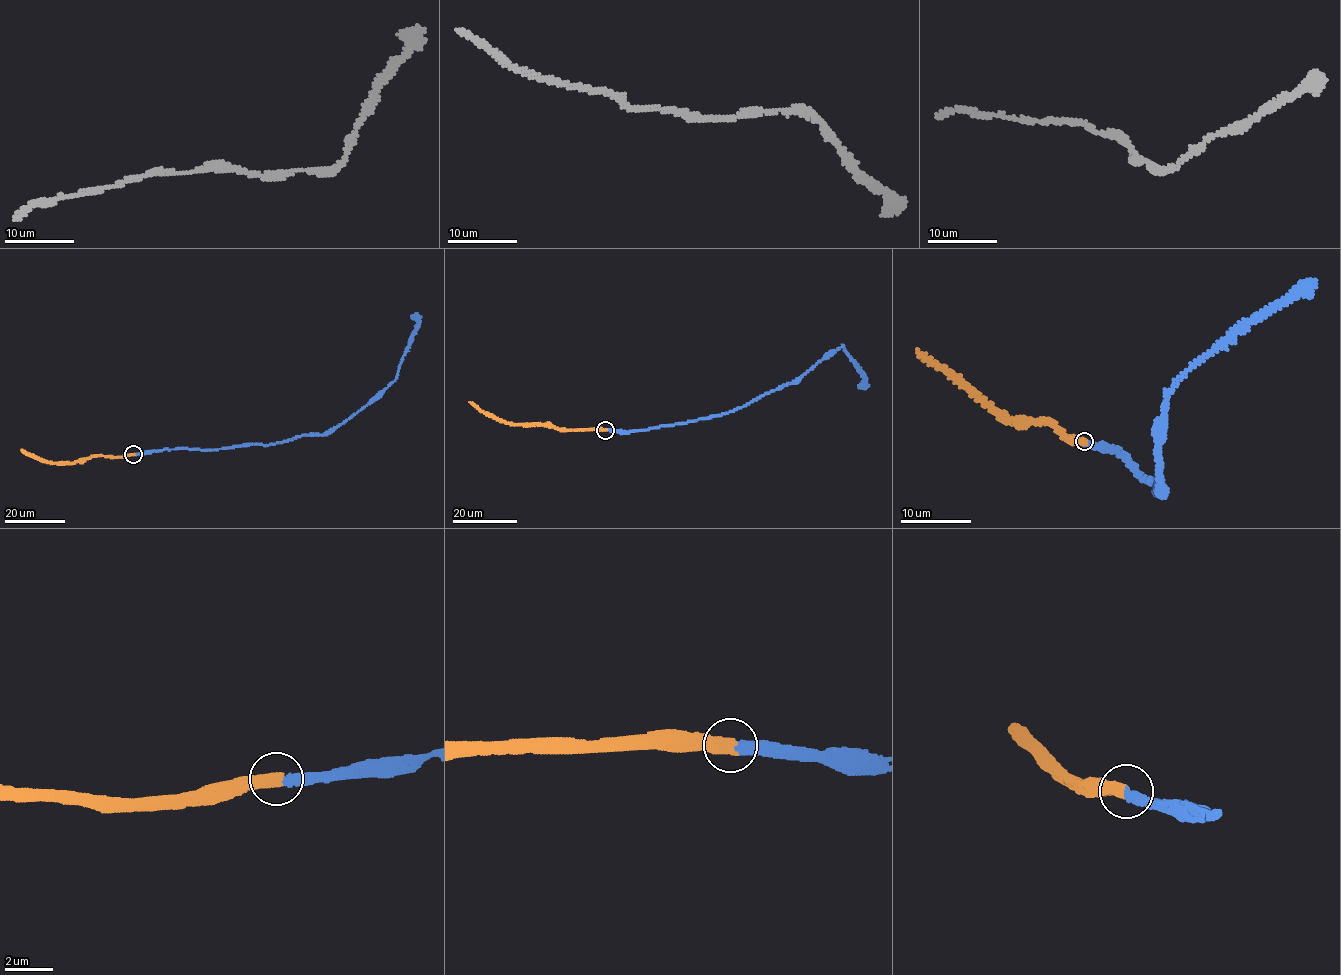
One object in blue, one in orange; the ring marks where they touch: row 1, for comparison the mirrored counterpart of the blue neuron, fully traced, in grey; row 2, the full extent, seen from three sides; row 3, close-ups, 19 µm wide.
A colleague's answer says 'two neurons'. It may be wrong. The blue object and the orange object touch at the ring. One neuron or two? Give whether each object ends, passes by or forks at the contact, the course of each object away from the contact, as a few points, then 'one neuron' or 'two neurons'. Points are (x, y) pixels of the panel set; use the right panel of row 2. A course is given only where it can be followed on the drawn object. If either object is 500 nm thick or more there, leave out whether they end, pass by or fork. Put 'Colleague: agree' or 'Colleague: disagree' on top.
Colleague: disagree
blue runs (1084, 441), (1124, 455), (1166, 494), (1158, 453), (1169, 388), (1191, 364), (1317, 281); orange runs (1084, 441), (1045, 422), (1012, 420), (916, 350); one neuron

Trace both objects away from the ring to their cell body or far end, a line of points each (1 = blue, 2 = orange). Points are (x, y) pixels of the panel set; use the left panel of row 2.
1: (133, 454), (267, 445), (295, 437), (328, 433), (362, 410), (391, 382), (418, 324), (417, 313)
2: (133, 454), (51, 463), (21, 449)

